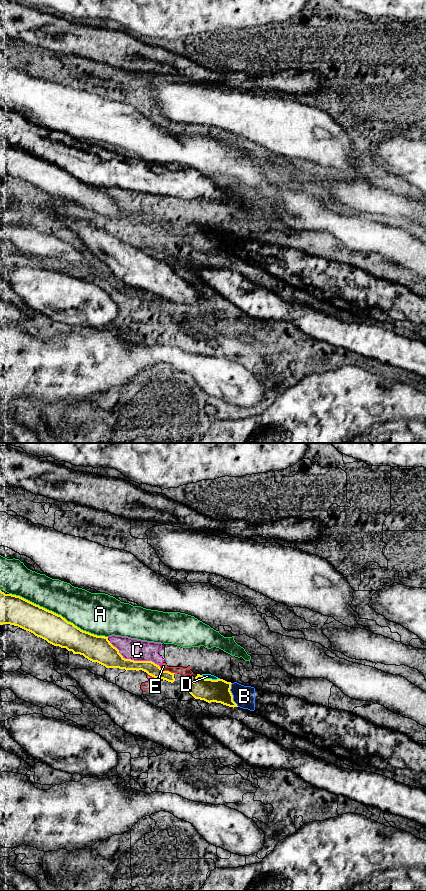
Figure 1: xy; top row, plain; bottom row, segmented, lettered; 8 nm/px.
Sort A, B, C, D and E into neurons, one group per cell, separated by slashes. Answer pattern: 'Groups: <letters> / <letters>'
Groups: A / B C D E

